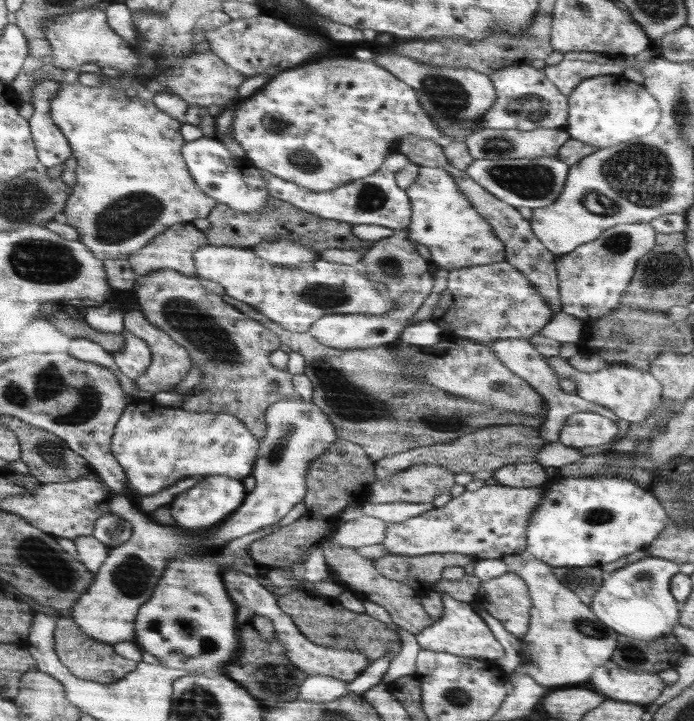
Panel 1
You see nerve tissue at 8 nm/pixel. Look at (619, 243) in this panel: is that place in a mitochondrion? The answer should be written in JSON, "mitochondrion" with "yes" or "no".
{"mitochondrion":"yes"}

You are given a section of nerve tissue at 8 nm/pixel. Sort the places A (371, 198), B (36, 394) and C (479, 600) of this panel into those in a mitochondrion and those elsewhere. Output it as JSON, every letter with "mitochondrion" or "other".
{"A":"mitochondrion","B":"mitochondrion","C":"other"}

